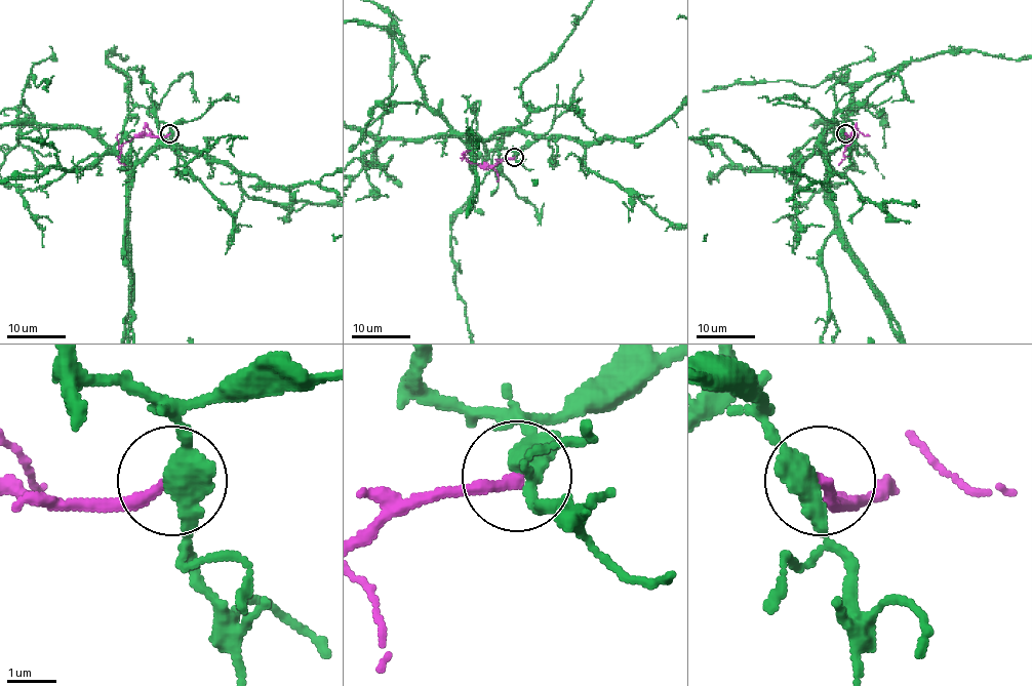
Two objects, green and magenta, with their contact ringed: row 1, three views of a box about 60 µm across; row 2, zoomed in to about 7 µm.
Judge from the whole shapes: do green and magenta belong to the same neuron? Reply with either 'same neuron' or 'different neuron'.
different neuron

